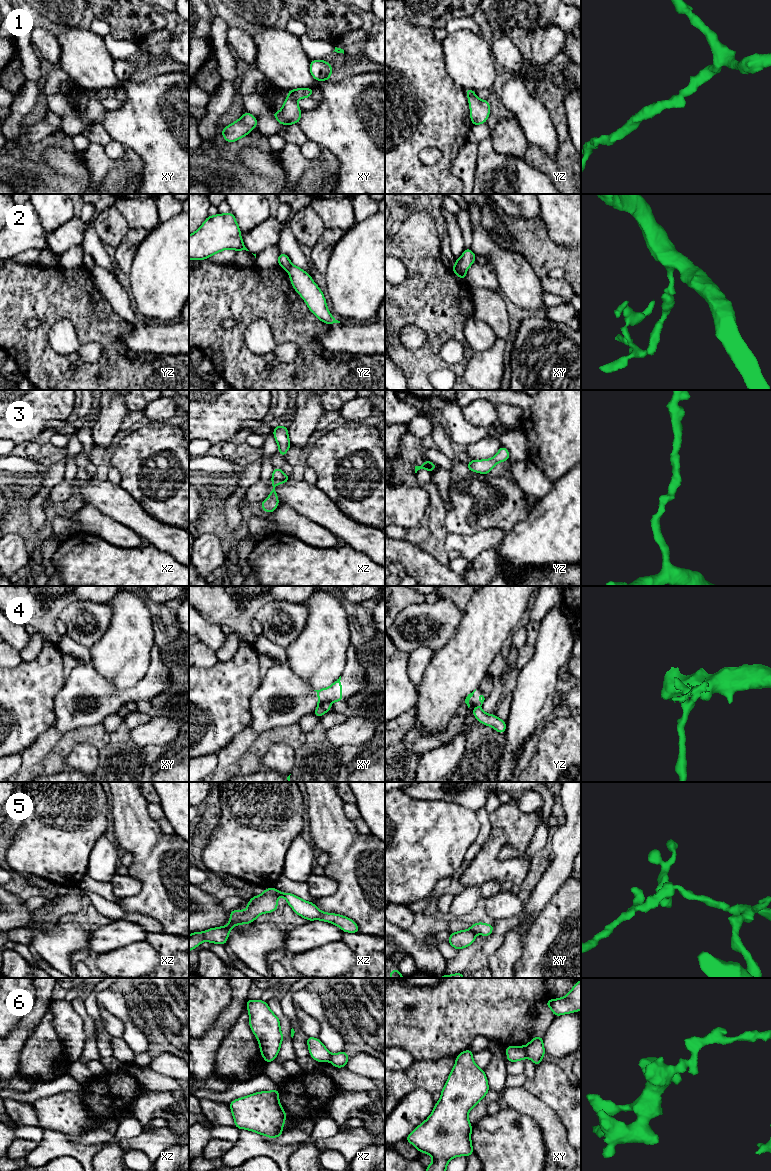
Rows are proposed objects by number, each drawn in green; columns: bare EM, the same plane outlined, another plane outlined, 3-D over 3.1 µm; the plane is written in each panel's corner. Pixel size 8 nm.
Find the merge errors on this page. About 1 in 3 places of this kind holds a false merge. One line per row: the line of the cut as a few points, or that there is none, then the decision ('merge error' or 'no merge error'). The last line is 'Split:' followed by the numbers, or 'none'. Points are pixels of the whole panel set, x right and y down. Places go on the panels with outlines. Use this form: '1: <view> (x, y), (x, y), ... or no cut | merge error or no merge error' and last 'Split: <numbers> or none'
1: no cut | no merge error
2: xy (454, 265), (465, 272) | merge error
3: no cut | no merge error
4: xy (328, 702), (324, 702), (317, 707) | merge error
5: xy (470, 928), (475, 935) | merge error
6: xy (525, 1047), (527, 1056) | merge error
Split: 2, 4, 5, 6

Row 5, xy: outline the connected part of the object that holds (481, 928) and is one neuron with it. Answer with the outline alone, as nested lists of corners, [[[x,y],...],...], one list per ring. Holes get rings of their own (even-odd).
[[[479,922],[471,925],[470,929],[475,933],[475,935],[481,934],[483,936],[490,936],[493,931],[493,924]]]

